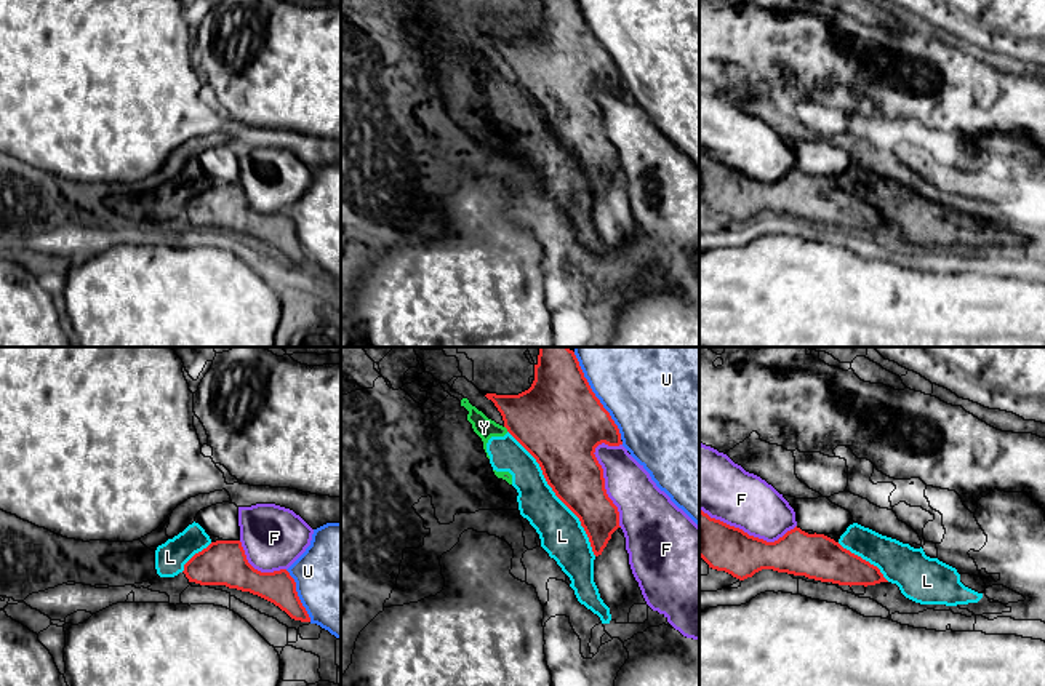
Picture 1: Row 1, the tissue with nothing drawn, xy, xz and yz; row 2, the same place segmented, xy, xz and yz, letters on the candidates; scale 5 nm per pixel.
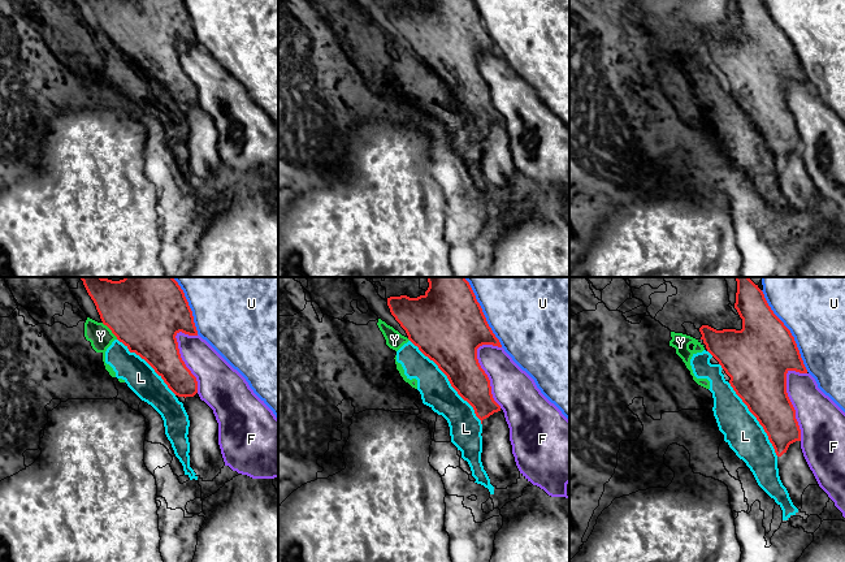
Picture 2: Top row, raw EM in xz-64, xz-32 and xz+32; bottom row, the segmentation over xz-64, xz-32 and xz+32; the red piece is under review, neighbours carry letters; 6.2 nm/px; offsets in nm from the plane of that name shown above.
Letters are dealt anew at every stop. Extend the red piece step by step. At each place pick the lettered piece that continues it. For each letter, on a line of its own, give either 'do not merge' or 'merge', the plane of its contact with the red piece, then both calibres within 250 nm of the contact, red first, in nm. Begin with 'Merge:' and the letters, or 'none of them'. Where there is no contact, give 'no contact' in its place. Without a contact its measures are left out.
Merge: none of them
F: do not merge; contact in xz; calibres 280 and 280 nm
L: do not merge; contact in xz; calibres 320 and 220 nm
U: do not merge; contact in xz; calibres 440 and 480 nm
Y: do not merge; contact in xz; calibres 400 and 100 nm

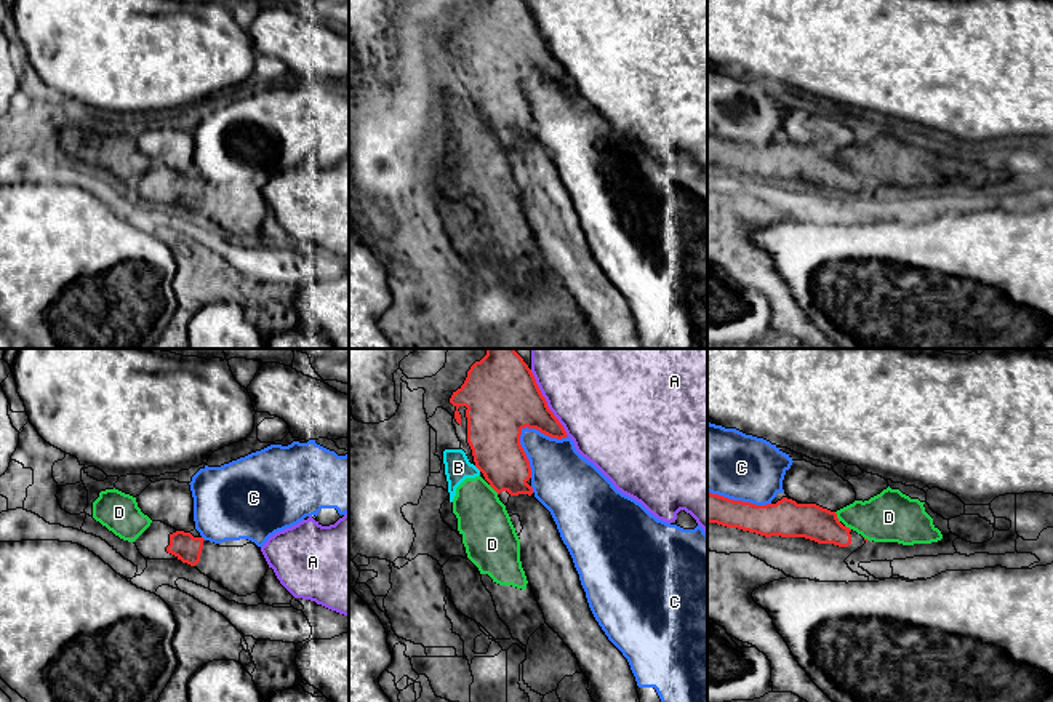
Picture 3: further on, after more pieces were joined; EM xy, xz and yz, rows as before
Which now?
Merge: none of them
A: do not merge; contact in xz; calibres 380 and 480 nm
B: do not merge; contact in xz; calibres 280 and 130 nm
C: do not merge; contact in xz; calibres 380 and 260 nm
D: do not merge; contact in yz; calibres 190 and 240 nm

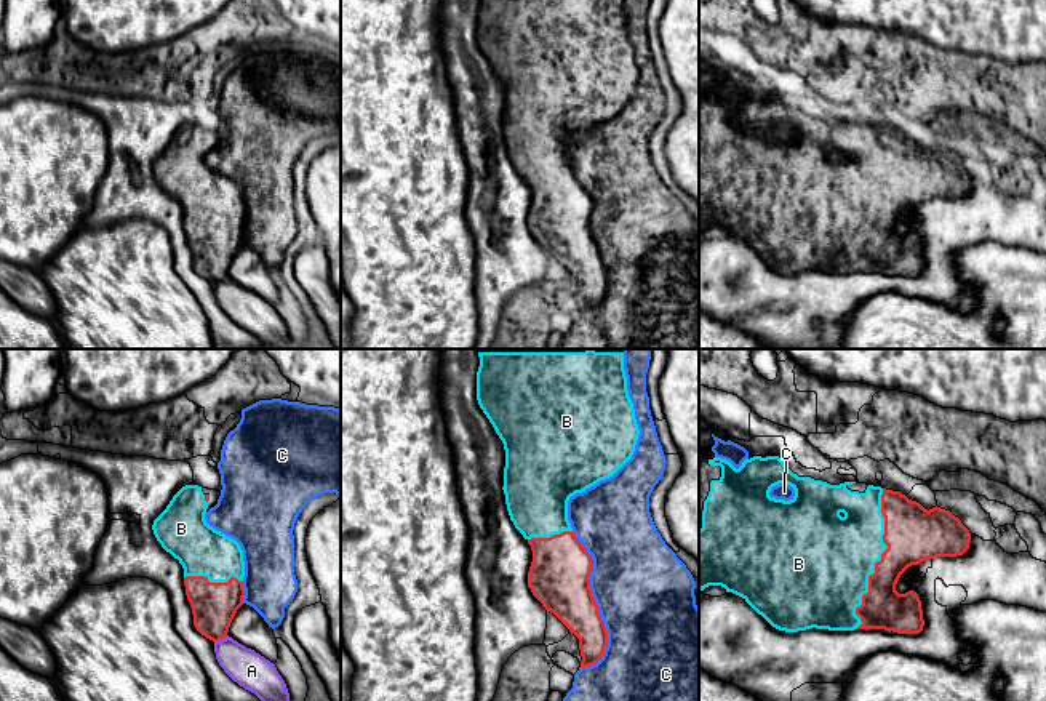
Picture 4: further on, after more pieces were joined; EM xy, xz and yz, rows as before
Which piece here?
Merge: B
A: do not merge; contact in xy; calibres 220 and 190 nm
B: merge; contact in yz; calibres 280 and 420 nm
C: do not merge; contact in xz; calibres 300 and 480 nm

